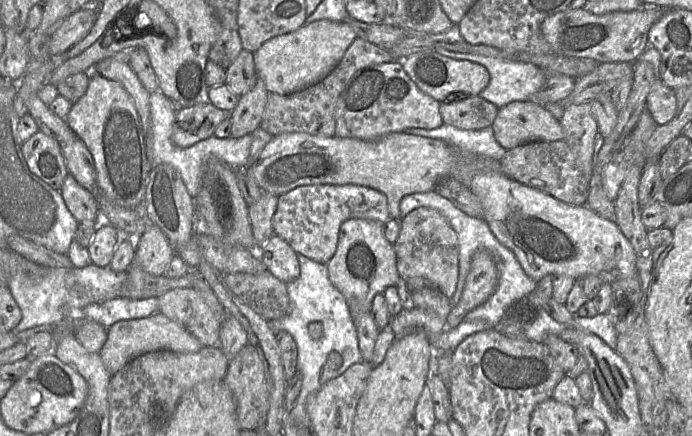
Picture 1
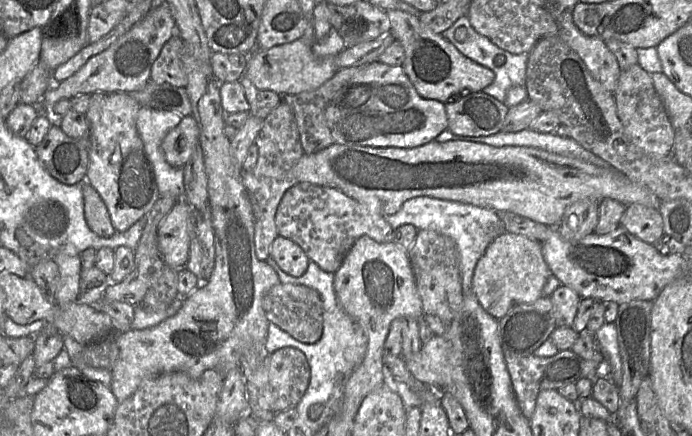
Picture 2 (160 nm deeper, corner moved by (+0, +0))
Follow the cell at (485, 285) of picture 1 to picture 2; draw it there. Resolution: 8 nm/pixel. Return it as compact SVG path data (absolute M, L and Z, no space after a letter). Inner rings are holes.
M505 232L487 246L478 260L473 273L471 292L484 310L498 320L512 307L539 299L551 275L553 274L544 260L540 241Z

